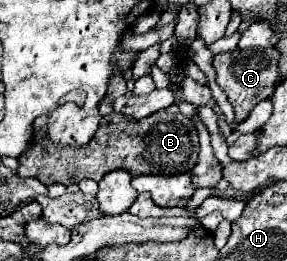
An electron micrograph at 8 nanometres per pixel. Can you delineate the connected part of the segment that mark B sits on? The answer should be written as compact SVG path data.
M172 104L166 110L158 110L154 116L146 116L138 122L120 116L118 112L112 112L102 118L94 138L84 148L56 148L54 144L46 142L45 120L47 120L46 116L43 118L40 116L34 121L35 137L32 148L22 158L18 158L20 168L16 174L22 178L38 178L46 186L54 182L70 186L70 184L78 184L84 178L100 182L104 174L118 168L128 170L132 176L186 174L198 162L200 150L198 150L196 128L188 122L188 118L182 116L176 104Z

